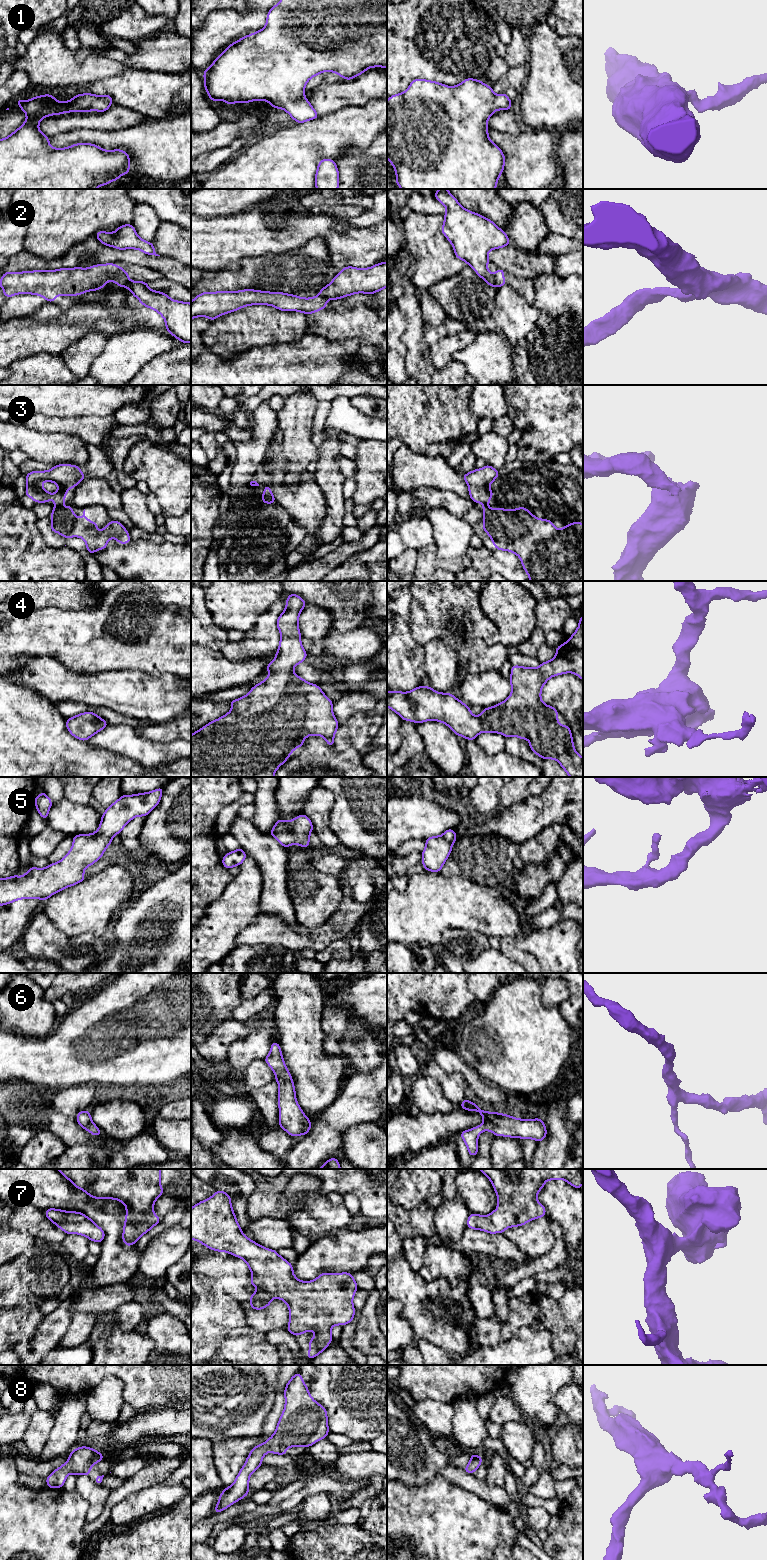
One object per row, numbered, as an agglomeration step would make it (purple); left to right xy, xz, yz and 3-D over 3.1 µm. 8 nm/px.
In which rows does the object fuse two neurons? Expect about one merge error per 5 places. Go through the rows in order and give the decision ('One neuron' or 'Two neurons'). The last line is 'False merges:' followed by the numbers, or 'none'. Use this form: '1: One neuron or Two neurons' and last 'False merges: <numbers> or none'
1: One neuron
2: Two neurons
3: Two neurons
4: One neuron
5: One neuron
6: One neuron
7: One neuron
8: One neuron
False merges: 2, 3

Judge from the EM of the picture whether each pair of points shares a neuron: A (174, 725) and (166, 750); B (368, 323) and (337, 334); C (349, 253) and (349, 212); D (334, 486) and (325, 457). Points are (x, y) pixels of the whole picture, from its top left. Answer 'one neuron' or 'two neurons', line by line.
A: two neurons
B: one neuron
C: two neurons
D: one neuron

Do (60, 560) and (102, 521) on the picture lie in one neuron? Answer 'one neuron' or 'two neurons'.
two neurons

